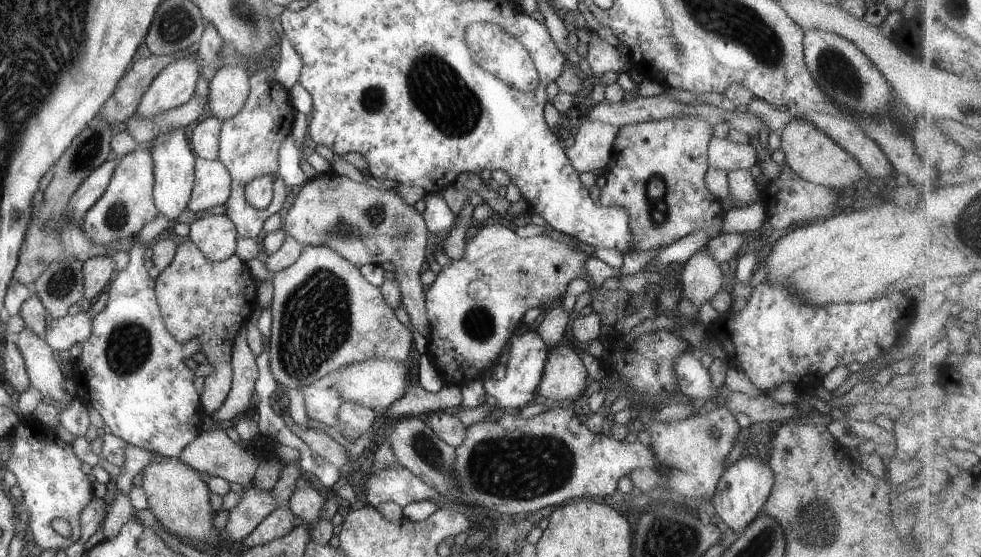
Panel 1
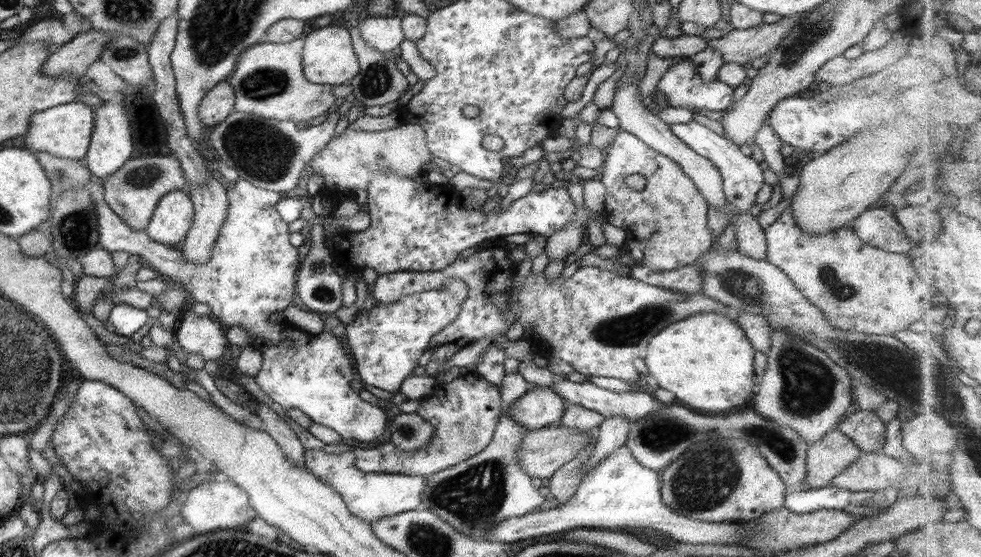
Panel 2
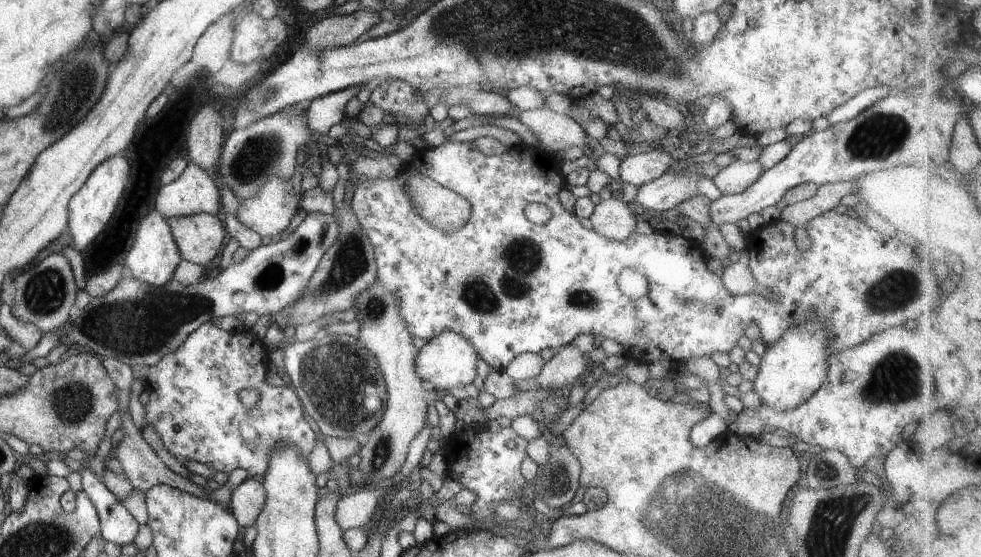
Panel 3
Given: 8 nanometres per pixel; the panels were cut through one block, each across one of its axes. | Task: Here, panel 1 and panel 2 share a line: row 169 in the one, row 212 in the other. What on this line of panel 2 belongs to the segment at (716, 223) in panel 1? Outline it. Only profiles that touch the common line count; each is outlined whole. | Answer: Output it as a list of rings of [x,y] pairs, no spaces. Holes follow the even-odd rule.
[[[616,130],[612,137],[613,142],[604,149],[604,161],[599,170],[598,179],[605,187],[604,218],[608,224],[621,227],[625,231],[624,244],[627,254],[634,253],[637,262],[653,271],[669,271],[693,264],[705,254],[714,244],[714,238],[706,226],[708,207],[705,199],[693,184],[690,178],[683,174],[678,164],[670,158],[658,154],[640,142],[635,136]],[[629,174],[641,174],[644,178],[643,188],[635,190],[625,184]]]

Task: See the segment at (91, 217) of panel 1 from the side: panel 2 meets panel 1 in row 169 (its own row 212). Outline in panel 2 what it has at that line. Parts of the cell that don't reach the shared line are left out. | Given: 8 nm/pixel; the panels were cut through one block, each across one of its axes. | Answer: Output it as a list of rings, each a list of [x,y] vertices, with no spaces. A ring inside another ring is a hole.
[[[149,156],[149,158],[131,158],[117,168],[111,176],[105,178],[103,186],[103,200],[111,211],[133,231],[145,230],[147,224],[157,207],[158,199],[173,192],[173,190],[186,191],[186,180],[177,157]]]

